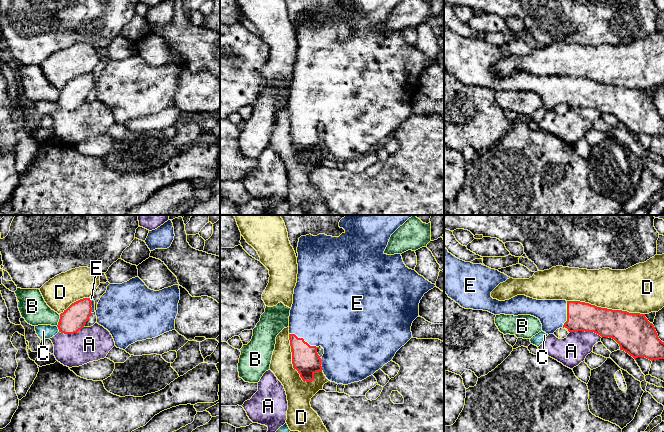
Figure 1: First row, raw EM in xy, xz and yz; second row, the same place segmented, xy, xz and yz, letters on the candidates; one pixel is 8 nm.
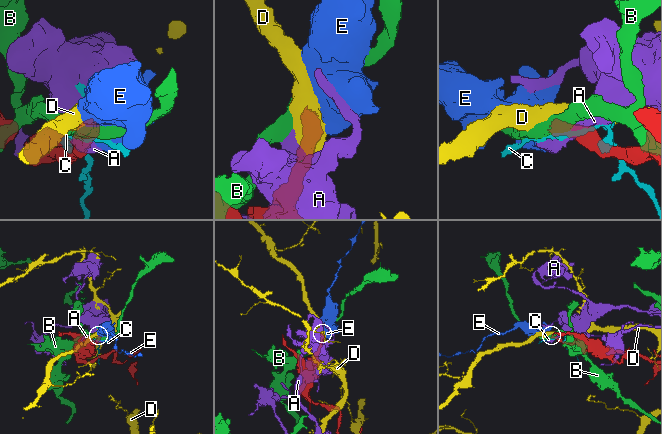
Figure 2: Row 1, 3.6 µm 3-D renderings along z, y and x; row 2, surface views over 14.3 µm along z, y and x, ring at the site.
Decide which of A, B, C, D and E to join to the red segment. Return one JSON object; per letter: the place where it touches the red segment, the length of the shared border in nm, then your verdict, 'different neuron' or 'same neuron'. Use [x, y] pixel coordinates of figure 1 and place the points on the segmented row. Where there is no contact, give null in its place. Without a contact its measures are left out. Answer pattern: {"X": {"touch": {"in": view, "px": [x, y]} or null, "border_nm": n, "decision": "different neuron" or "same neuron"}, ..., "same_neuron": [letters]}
{"A": {"touch": {"in": "yz", "px": [586, 331]}, "border_nm": 260, "decision": "different neuron"}, "B": {"touch": {"in": "xy", "px": [59, 320]}, "border_nm": 100, "decision": "different neuron"}, "C": {"touch": {"in": "xy", "px": [58, 328]}, "border_nm": 50, "decision": "different neuron"}, "D": {"touch": {"in": "yz", "px": [606, 308]}, "border_nm": 650, "decision": "different neuron"}, "E": {"touch": {"in": "xz", "px": [303, 339]}, "border_nm": 260, "decision": "same neuron"}, "same_neuron": ["E"]}

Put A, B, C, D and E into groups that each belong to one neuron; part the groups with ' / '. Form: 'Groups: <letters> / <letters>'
Groups: A / B / C / D / E

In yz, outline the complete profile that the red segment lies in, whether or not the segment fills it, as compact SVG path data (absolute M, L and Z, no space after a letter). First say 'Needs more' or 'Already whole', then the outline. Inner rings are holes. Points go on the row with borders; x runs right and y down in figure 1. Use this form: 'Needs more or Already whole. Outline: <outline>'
Needs more. Outline: M444 247L444 291L461 307L488 311L494 315L531 315L540 320L542 331L548 335L554 334L562 327L567 328L569 332L594 332L601 337L614 339L619 344L620 350L634 359L638 357L645 357L651 361L664 359L664 342L659 339L654 325L648 321L645 314L601 308L580 301L537 300L525 295L517 295L505 301L493 299L491 292L509 278L504 273L482 264L460 260Z

